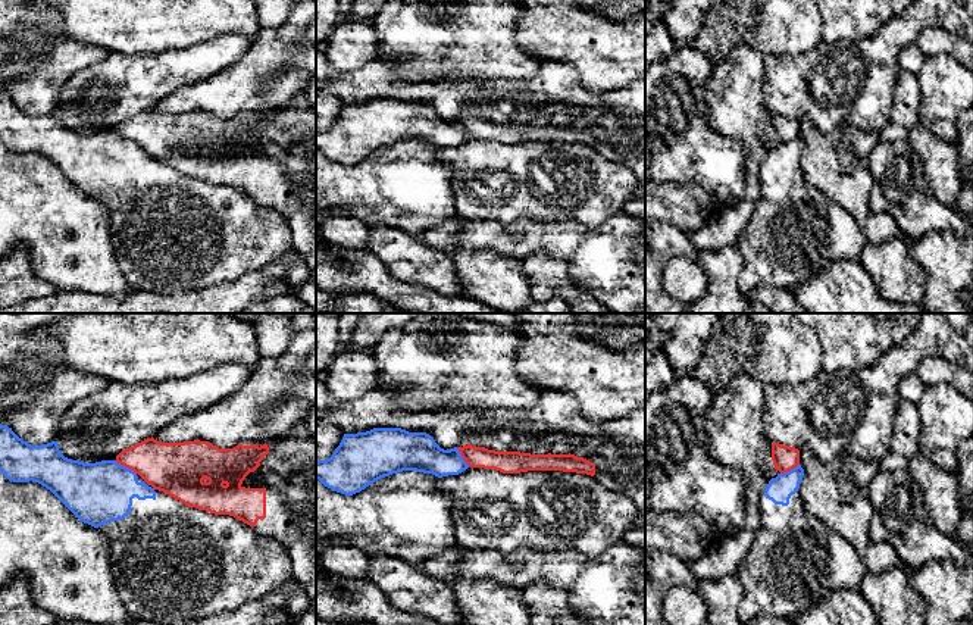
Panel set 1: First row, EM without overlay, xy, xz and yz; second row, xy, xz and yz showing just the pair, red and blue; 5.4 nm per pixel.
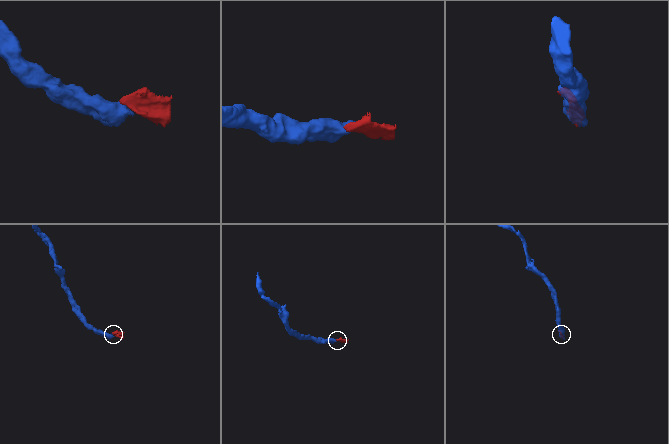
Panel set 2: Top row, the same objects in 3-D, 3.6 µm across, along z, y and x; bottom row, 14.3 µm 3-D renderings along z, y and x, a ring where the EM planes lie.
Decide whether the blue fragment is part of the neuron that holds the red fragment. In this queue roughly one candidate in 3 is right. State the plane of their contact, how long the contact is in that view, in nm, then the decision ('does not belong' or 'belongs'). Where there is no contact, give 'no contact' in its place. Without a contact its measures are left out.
xy | 140 nm | does not belong

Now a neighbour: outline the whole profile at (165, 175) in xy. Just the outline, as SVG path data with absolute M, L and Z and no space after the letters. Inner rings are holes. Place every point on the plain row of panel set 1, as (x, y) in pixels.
M0 96L0 143L13 153L41 154L79 191L107 207L113 253L131 290L170 296L207 288L270 265L292 249L290 224L278 210L256 203L234 187L188 178L154 160L138 144L116 131L96 134L72 131L60 124L57 112L31 116L12 99Z

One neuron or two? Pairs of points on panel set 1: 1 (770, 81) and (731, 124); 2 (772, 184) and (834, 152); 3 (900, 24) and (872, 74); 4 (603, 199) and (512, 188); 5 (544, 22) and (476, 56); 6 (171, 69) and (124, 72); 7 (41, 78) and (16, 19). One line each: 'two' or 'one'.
1: two
2: two
3: one
4: one
5: two
6: one
7: one

